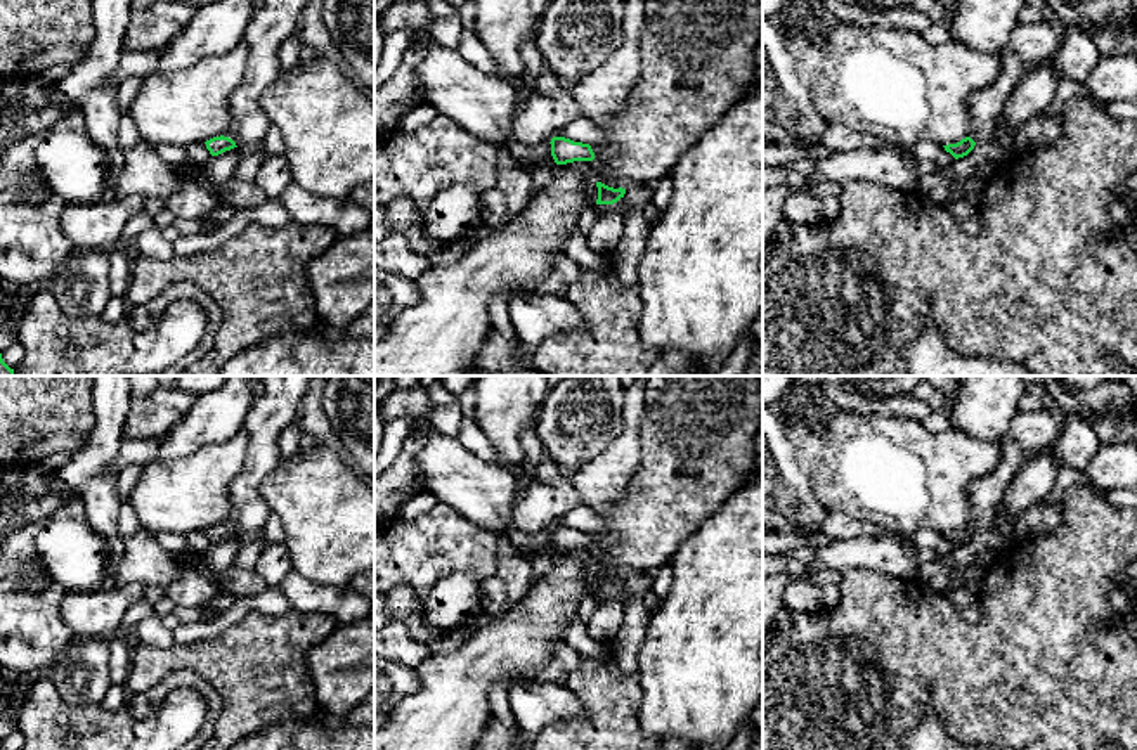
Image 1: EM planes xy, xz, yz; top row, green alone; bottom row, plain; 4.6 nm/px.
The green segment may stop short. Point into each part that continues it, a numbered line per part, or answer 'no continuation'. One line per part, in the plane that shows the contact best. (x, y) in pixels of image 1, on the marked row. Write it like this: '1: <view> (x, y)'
1: xz (635, 198)

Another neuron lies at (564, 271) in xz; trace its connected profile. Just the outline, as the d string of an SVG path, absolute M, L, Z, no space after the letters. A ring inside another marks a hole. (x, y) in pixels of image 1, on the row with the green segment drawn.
M560 253L553 260L551 270L541 281L530 284L537 294L562 294L565 288L574 284L581 275L581 267L567 255Z

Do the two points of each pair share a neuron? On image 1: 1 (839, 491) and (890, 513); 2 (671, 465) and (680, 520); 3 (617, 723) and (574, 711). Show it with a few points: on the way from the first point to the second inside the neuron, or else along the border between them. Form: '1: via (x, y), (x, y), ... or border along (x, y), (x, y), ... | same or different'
1: via (851, 491), (867, 491), (877, 501) | same
2: via (671, 478), (671, 506) | same
3: border along (560, 683), (574, 695), (583, 714), (545, 728) | different

